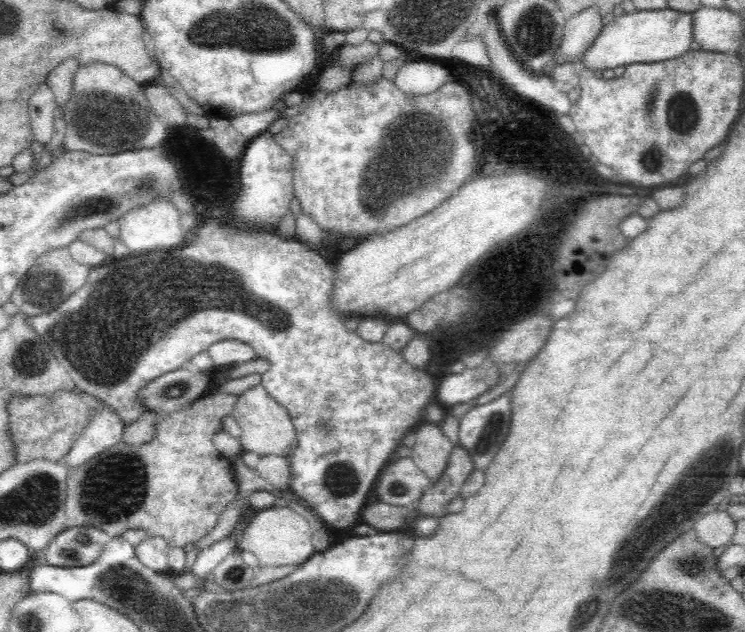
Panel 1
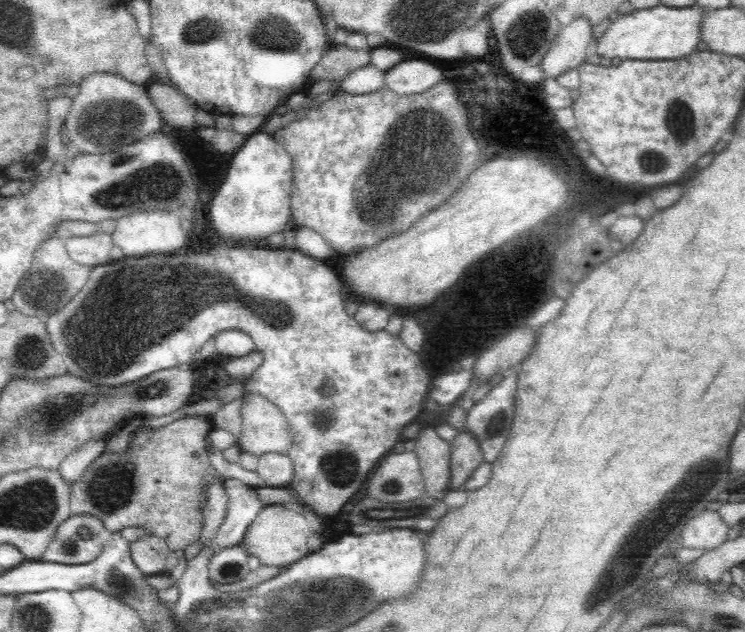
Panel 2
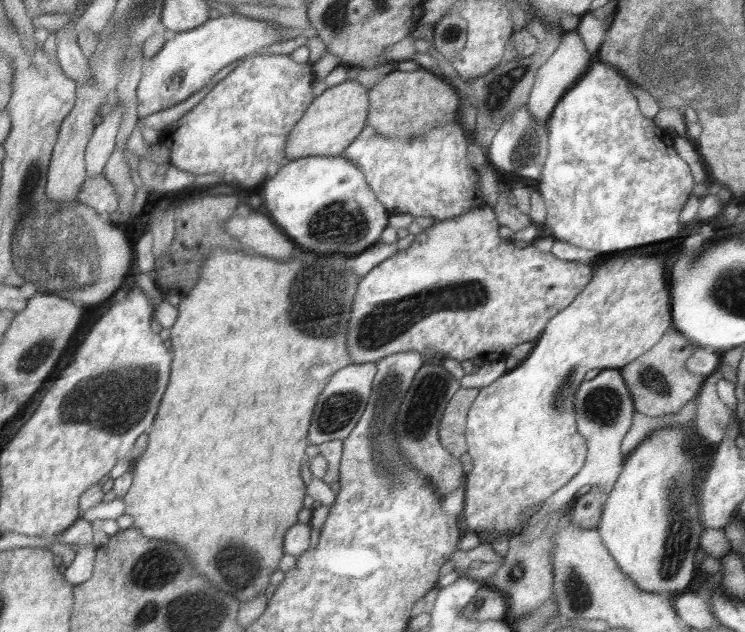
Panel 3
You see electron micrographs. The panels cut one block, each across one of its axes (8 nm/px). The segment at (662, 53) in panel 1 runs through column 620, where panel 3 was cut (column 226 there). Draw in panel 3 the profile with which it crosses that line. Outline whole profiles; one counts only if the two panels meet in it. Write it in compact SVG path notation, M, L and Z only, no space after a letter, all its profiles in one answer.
M234 13L214 19L208 18L196 28L170 35L159 53L146 60L143 65L143 75L136 91L139 118L182 102L205 86L220 69L239 58L256 55L262 48L286 41L286 34L279 35L275 26L277 23Z

